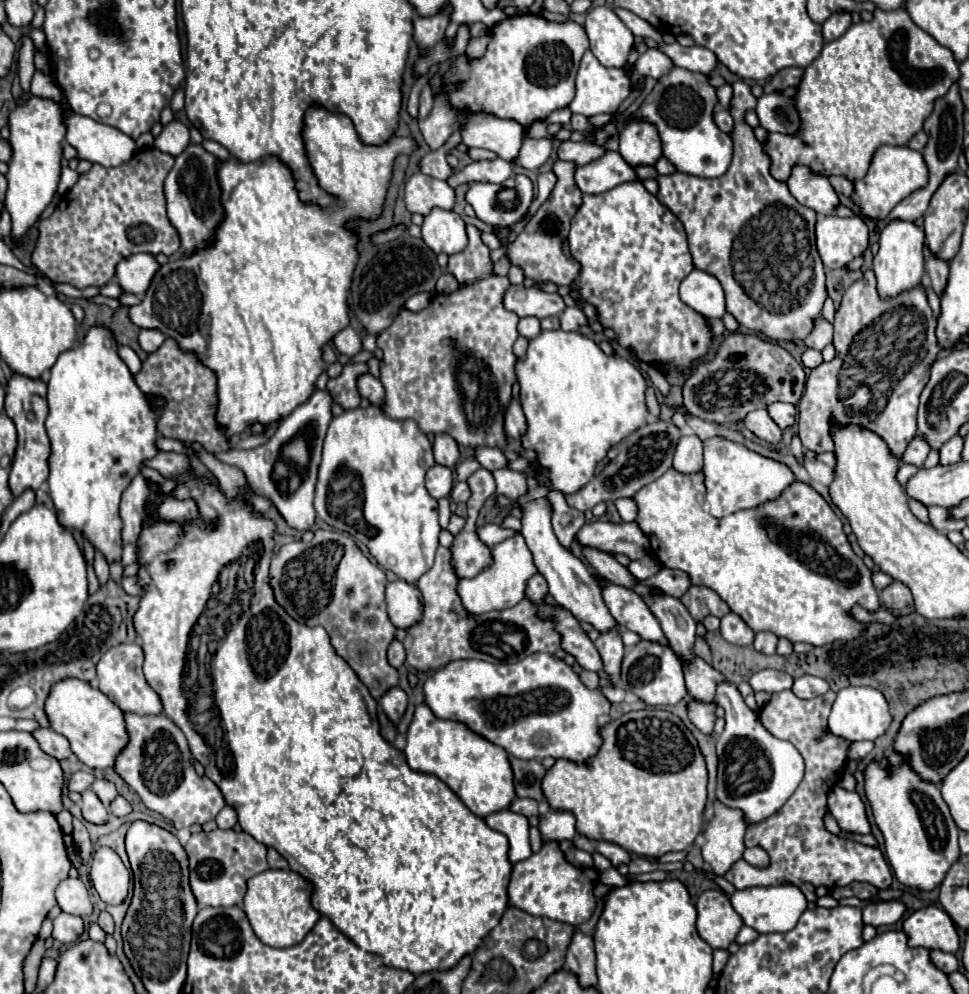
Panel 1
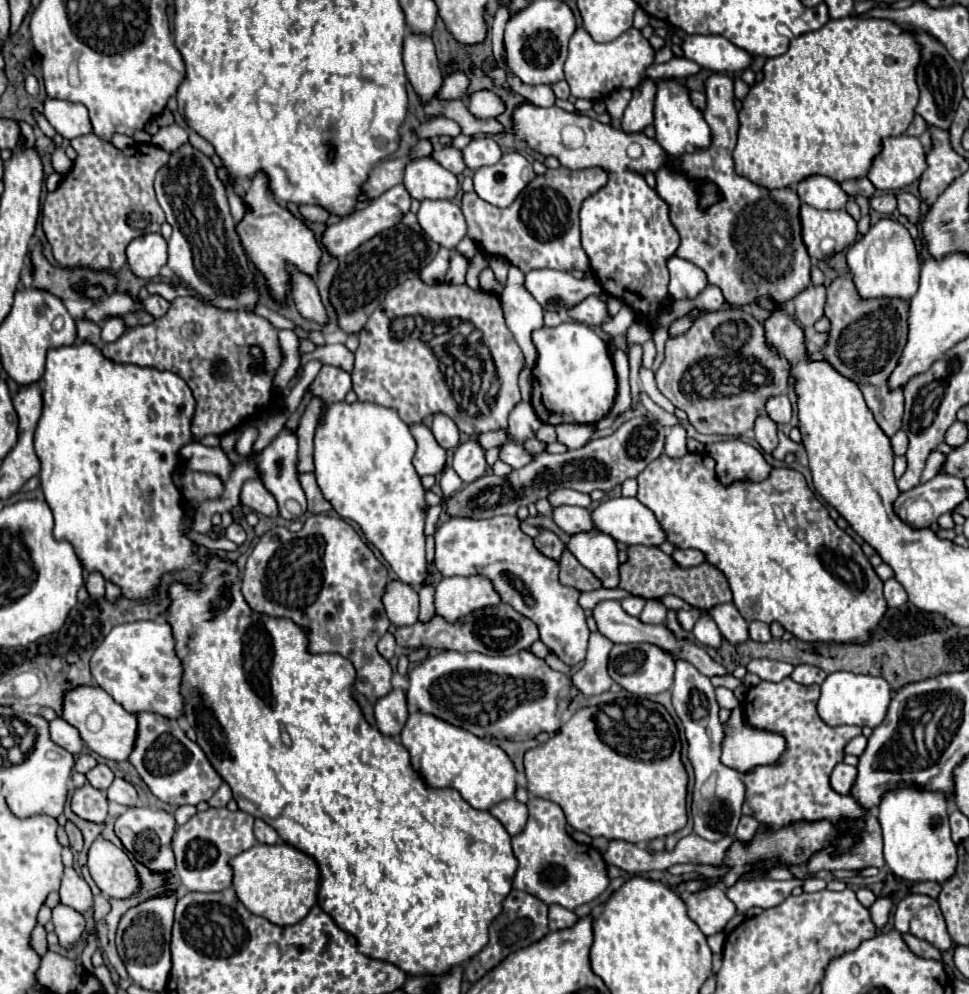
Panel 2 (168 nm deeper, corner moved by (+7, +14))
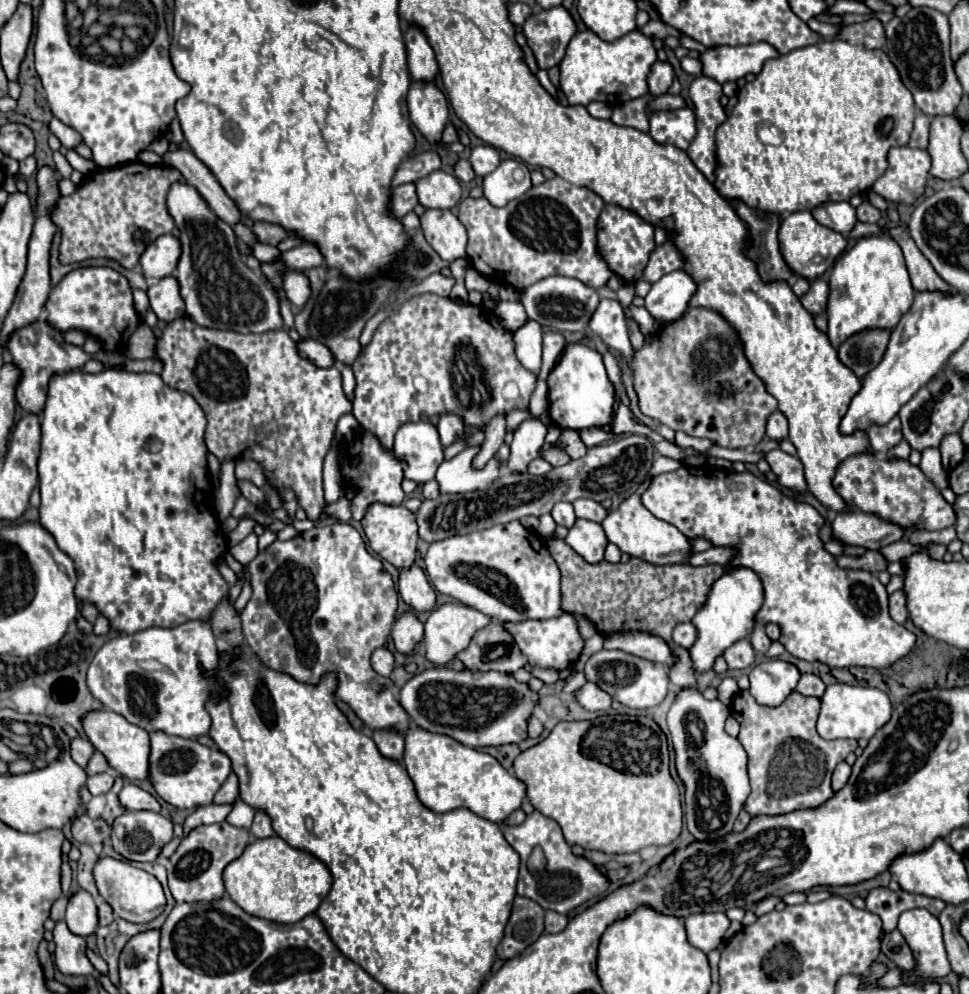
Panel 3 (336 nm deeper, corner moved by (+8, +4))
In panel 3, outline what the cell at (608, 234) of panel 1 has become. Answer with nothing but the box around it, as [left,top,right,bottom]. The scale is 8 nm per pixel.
[598,206,656,282]

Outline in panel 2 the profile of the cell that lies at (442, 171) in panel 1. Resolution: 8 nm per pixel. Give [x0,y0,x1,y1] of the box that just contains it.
[431,146,465,174]

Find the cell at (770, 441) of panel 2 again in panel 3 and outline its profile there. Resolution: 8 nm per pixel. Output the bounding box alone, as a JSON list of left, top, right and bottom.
[766,448,806,494]

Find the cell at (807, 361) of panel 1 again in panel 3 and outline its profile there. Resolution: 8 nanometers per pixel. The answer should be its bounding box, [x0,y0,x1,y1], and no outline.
[826,236,914,348]

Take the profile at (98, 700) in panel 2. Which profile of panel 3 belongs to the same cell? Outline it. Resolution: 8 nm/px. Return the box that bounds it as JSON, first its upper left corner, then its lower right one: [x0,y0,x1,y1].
[84,710,150,780]

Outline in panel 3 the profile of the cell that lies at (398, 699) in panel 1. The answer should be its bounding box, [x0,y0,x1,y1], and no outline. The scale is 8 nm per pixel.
[372,730,404,762]

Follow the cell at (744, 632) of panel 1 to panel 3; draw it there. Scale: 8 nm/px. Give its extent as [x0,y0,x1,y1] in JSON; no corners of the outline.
[724,638,754,670]

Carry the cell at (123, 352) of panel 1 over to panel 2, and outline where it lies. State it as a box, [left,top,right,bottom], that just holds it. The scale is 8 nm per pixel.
[101,317,126,343]

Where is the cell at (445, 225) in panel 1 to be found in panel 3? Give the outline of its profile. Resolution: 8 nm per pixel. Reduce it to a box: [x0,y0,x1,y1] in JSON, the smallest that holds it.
[420,210,466,260]

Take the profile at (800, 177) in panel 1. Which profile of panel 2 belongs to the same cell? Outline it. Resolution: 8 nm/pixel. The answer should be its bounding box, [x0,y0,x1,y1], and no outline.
[797,176,849,210]

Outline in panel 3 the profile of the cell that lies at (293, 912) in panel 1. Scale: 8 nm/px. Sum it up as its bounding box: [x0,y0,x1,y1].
[222,836,332,924]

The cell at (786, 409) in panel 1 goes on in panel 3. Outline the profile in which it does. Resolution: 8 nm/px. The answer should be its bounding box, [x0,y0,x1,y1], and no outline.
[766,412,788,440]

